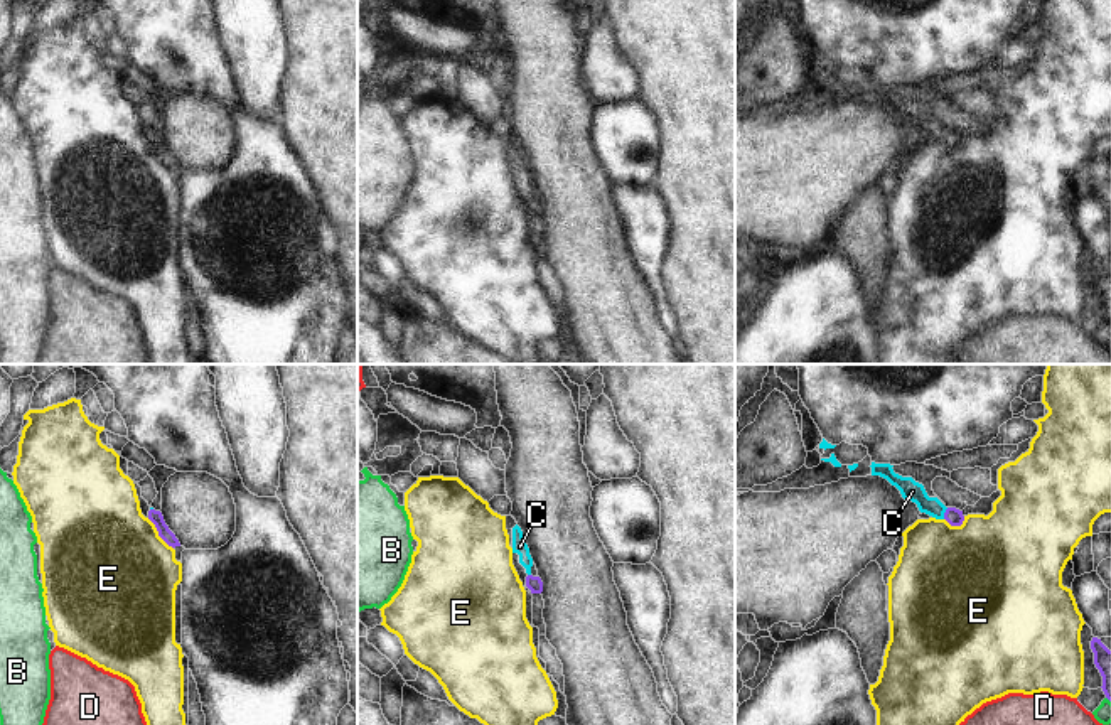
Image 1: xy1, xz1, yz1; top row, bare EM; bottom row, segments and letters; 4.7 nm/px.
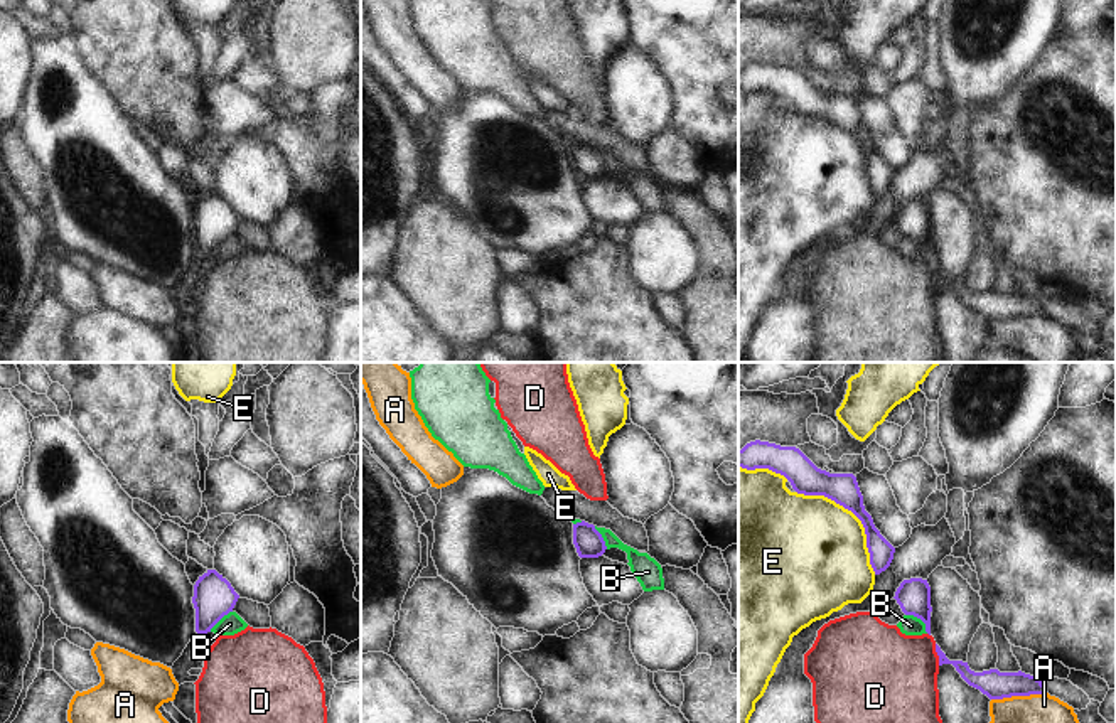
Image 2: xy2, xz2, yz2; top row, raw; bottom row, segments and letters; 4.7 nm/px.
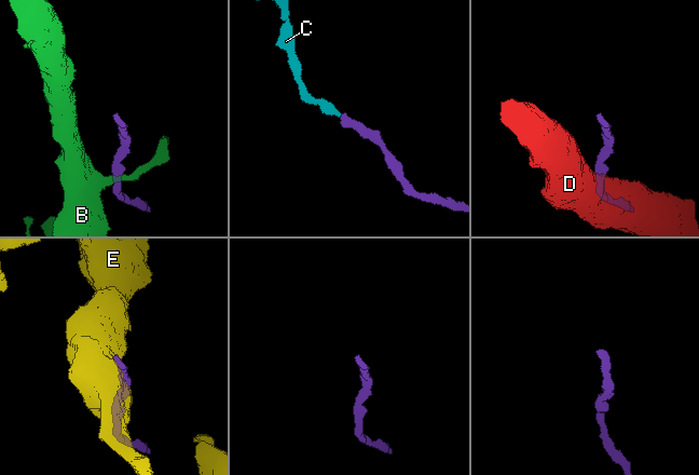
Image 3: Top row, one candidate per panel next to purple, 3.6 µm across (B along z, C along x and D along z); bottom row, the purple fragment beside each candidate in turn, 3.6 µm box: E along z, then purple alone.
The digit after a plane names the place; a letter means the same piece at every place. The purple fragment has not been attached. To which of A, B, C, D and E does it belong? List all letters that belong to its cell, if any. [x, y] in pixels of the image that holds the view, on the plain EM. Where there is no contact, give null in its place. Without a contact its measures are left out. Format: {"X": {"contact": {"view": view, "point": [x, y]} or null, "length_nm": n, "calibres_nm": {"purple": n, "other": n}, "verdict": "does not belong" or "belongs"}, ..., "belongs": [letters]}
{"A": {"contact": {"view": "yz2", "point": [1019, 317]}, "length_nm": 260, "calibres_nm": {"purple": 140, "other": 420}, "verdict": "does not belong"}, "B": {"contact": {"view": "yz2", "point": [919, 240]}, "length_nm": 140, "calibres_nm": {"purple": 160, "other": 100}, "verdict": "does not belong"}, "C": {"contact": {"view": "yz1", "point": [944, 135]}, "length_nm": 60, "calibres_nm": {"purple": 80, "other": 100}, "verdict": "belongs"}, "D": {"contact": {"view": "yz2", "point": [938, 277]}, "length_nm": 110, "calibres_nm": {"purple": 90, "other": 440}, "verdict": "does not belong"}, "E": {"contact": {"view": "yz2", "point": [855, 137]}, "length_nm": 550, "calibres_nm": {"purple": 150, "other": 480}, "verdict": "does not belong"}, "belongs": ["C"]}

